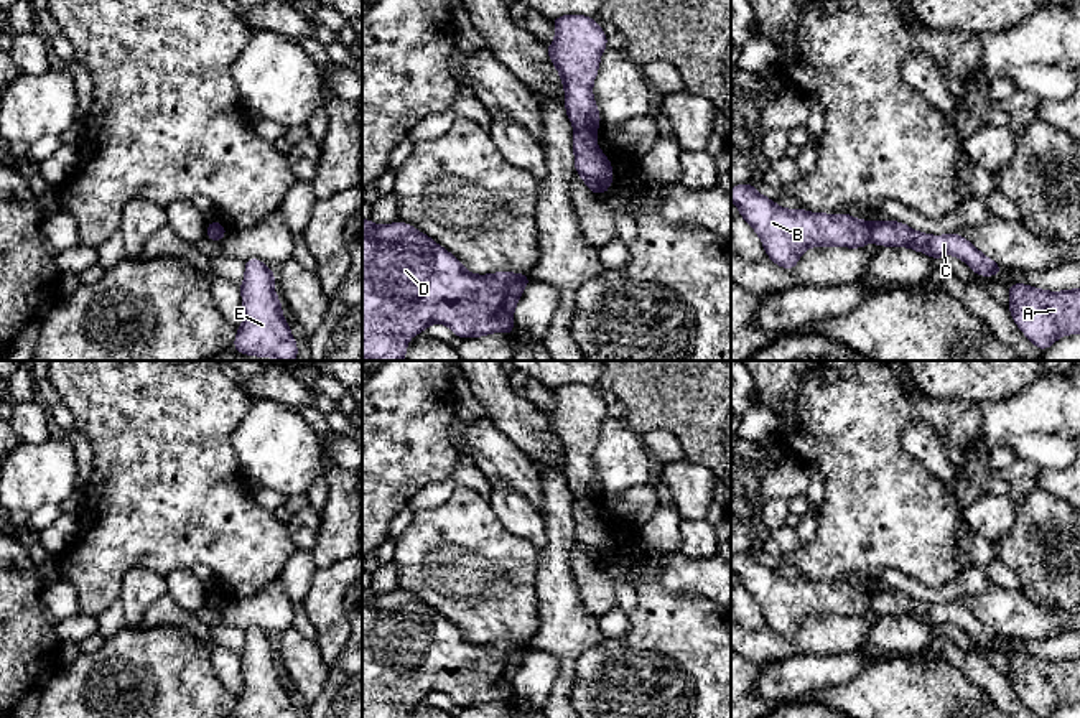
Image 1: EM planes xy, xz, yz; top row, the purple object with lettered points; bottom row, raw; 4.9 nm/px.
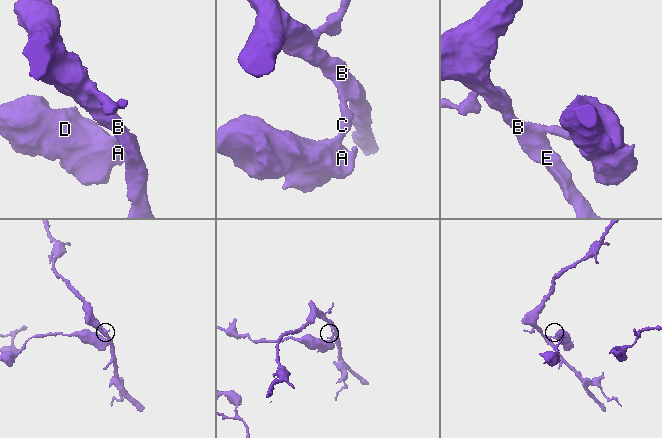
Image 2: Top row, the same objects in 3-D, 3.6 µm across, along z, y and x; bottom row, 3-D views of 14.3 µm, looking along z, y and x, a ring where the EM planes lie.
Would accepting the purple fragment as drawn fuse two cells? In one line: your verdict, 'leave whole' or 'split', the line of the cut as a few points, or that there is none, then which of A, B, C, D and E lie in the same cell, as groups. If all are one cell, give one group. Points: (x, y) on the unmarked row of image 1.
split; cut xz (575, 498), (593, 501); groups A C D / B E

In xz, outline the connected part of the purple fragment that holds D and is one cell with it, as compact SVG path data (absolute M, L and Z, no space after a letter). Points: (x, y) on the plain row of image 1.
M362 588L362 718L407 718L408 708L421 703L430 693L443 692L458 706L481 706L492 702L514 703L514 678L530 652L528 642L494 641L474 644L458 626L438 614L412 593L395 590L377 594Z

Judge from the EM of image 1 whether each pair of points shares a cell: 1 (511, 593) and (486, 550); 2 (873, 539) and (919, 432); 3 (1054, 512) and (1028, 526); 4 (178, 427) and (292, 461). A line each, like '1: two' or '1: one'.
1: one
2: two
3: one
4: two

